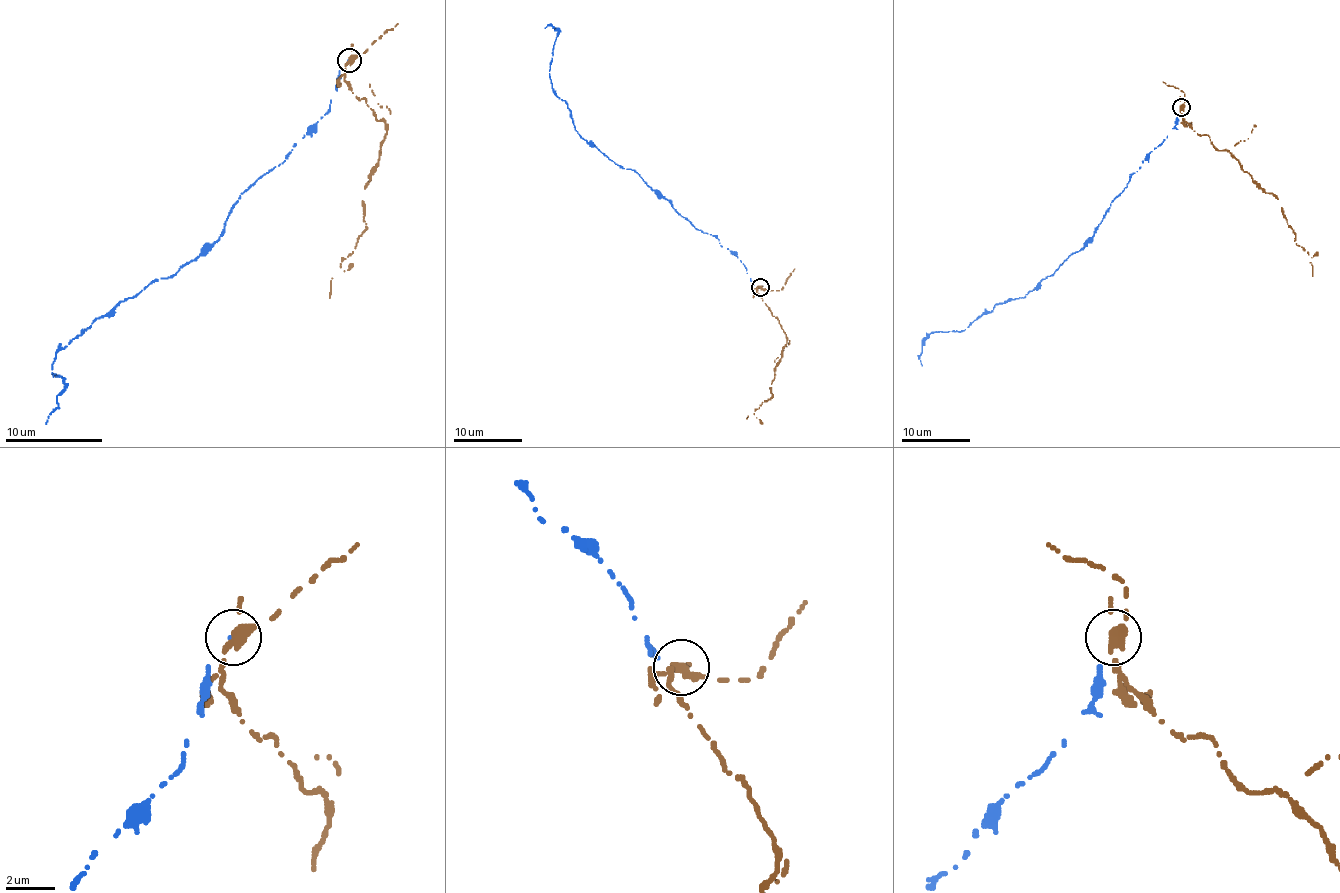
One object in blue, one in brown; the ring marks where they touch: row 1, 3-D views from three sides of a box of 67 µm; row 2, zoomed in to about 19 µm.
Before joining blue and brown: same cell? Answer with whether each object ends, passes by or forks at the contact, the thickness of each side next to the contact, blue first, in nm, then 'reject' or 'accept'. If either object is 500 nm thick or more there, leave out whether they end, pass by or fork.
blue ends; brown passes by; calibres 90 and 360 nm; reject

